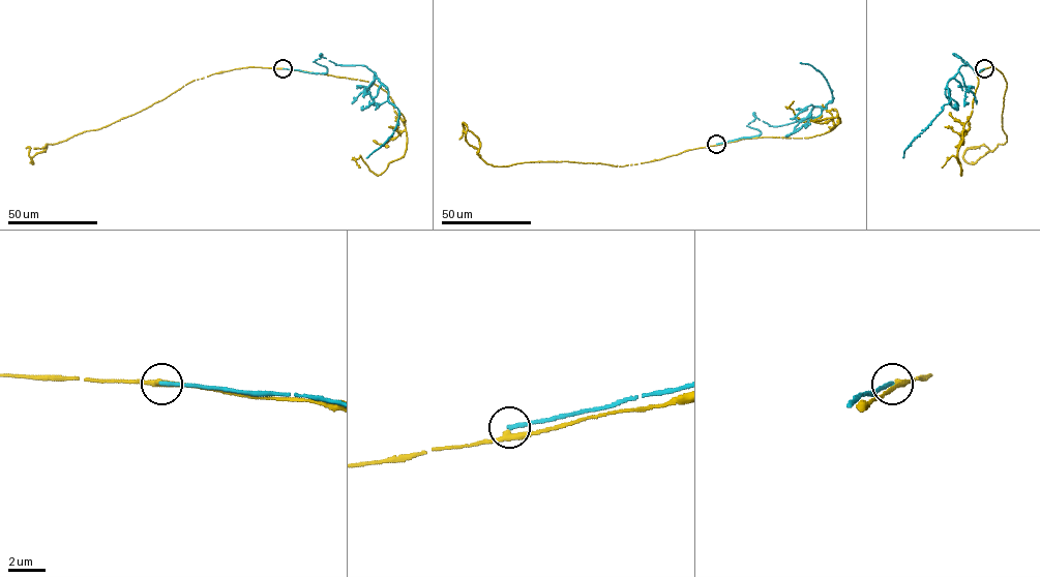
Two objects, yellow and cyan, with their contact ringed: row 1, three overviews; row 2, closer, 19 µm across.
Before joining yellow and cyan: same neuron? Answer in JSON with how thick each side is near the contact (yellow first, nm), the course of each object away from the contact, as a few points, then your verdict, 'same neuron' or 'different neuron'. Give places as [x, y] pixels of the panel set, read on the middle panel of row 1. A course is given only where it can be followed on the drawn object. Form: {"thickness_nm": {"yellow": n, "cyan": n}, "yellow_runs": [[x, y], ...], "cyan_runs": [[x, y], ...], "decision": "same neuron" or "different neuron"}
{"thickness_nm": {"yellow": 300, "cyan": 240}, "yellow_runs": [[716, 144], [622, 166], [564, 161], [493, 165], [467, 141], [467, 127], [463, 122], [459, 139]], "cyan_runs": [[716, 144], [759, 135], [748, 126], [753, 114], [780, 126], [832, 101], [823, 76], [800, 62]], "decision": "different neuron"}

